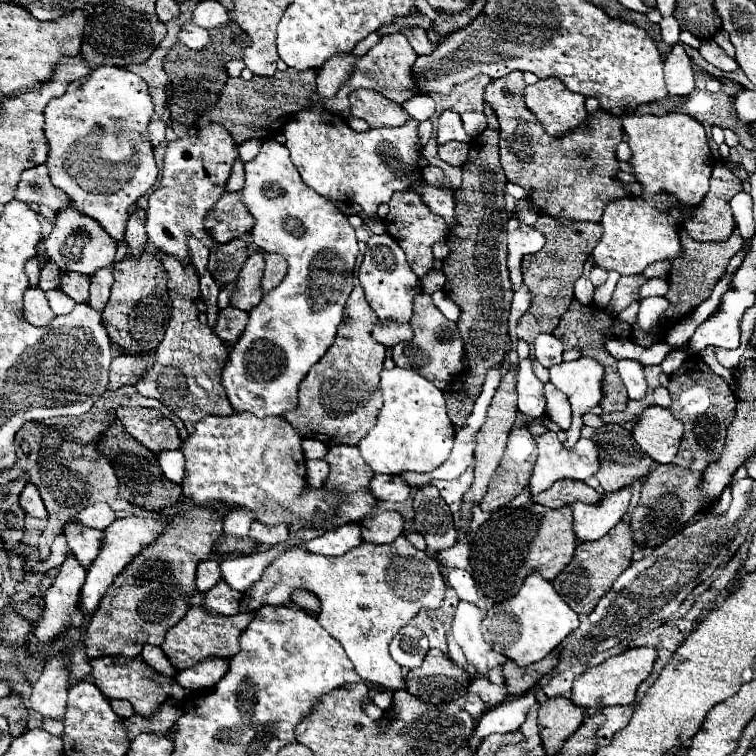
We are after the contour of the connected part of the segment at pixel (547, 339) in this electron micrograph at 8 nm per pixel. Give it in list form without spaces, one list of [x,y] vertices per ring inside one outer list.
[[[542,333],[536,341],[534,341],[534,353],[538,357],[538,361],[544,365],[544,367],[550,367],[550,365],[556,365],[562,361],[562,341],[556,339],[554,335],[550,333]]]

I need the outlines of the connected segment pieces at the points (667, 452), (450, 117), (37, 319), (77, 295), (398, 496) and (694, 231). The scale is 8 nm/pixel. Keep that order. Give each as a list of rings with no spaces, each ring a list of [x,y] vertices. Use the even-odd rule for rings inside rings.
[[[652,405],[642,411],[632,427],[632,437],[658,463],[670,463],[678,453],[684,427],[668,409]]]
[[[444,111],[440,117],[438,117],[438,143],[446,143],[446,141],[470,141],[470,135],[464,131],[462,127],[462,119],[458,113],[452,113],[452,111]]]
[[[28,287],[24,293],[24,317],[32,325],[48,325],[54,319],[54,313],[48,305],[48,299],[40,287]]]
[[[64,273],[60,289],[66,295],[70,295],[76,303],[80,303],[80,301],[88,301],[88,285],[90,285],[90,277],[88,275]]]
[[[374,475],[368,489],[378,501],[406,501],[410,495],[410,485],[398,481],[398,475]]]
[[[716,163],[712,177],[710,177],[710,191],[704,195],[704,199],[696,207],[684,211],[682,225],[690,233],[690,237],[696,241],[724,241],[732,233],[732,227],[734,227],[734,215],[730,209],[730,199],[738,191],[742,191],[740,179],[728,167],[724,167],[722,163]]]

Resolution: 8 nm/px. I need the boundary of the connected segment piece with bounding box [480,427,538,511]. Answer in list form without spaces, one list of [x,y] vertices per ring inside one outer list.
[[[516,427],[508,435],[508,447],[504,451],[502,463],[488,485],[480,509],[496,511],[508,505],[520,491],[528,485],[534,463],[536,463],[536,441],[528,427]]]

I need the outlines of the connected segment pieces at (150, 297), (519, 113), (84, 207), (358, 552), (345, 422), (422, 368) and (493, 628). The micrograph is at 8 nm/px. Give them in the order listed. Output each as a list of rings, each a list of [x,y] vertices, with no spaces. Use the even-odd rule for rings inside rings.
[[[142,251],[140,257],[126,255],[122,261],[114,263],[112,273],[114,285],[104,307],[104,323],[110,339],[122,347],[122,353],[148,353],[156,349],[172,313],[172,299],[166,287],[168,275],[162,263],[152,253]]]
[[[512,71],[500,79],[492,79],[484,89],[484,103],[492,107],[500,123],[498,145],[506,179],[520,185],[540,213],[560,223],[600,223],[608,203],[630,195],[626,185],[618,179],[620,163],[616,161],[616,147],[624,139],[622,119],[606,111],[596,111],[570,133],[552,137],[526,107],[524,87],[522,73]]]
[[[98,67],[84,79],[78,79],[66,87],[66,93],[54,97],[46,109],[46,141],[48,141],[48,159],[46,167],[50,171],[52,185],[62,189],[74,209],[96,219],[116,241],[124,239],[128,207],[138,201],[156,181],[158,169],[152,155],[152,143],[148,141],[148,123],[154,113],[154,101],[148,89],[148,83],[122,69],[122,67]]]
[[[398,537],[390,545],[362,543],[340,557],[292,549],[278,557],[278,561],[266,569],[262,579],[246,591],[242,611],[256,611],[266,603],[286,605],[296,589],[306,589],[320,599],[320,625],[340,641],[354,663],[356,673],[364,681],[382,685],[388,691],[398,691],[404,689],[404,675],[390,657],[388,645],[394,633],[408,625],[420,609],[440,607],[446,583],[440,575],[438,561],[424,551],[418,551],[406,537]]]
[[[356,285],[346,303],[336,341],[302,381],[298,407],[284,413],[304,439],[318,439],[326,447],[358,445],[358,441],[376,425],[376,417],[382,409],[380,371],[386,359],[386,347],[372,337],[376,319],[376,313],[364,297],[364,289]]]
[[[418,293],[414,297],[414,315],[410,319],[410,327],[414,331],[410,341],[400,341],[392,345],[392,359],[398,367],[416,371],[418,375],[426,377],[432,381],[438,389],[450,389],[450,383],[456,375],[464,371],[462,367],[462,357],[464,357],[464,347],[462,347],[462,337],[458,333],[458,327],[454,321],[448,321],[432,303],[430,295]]]
[[[532,571],[514,597],[498,601],[482,619],[482,635],[494,651],[506,655],[518,665],[530,665],[544,659],[570,631],[580,625],[570,605],[554,593],[554,587],[538,571]]]

